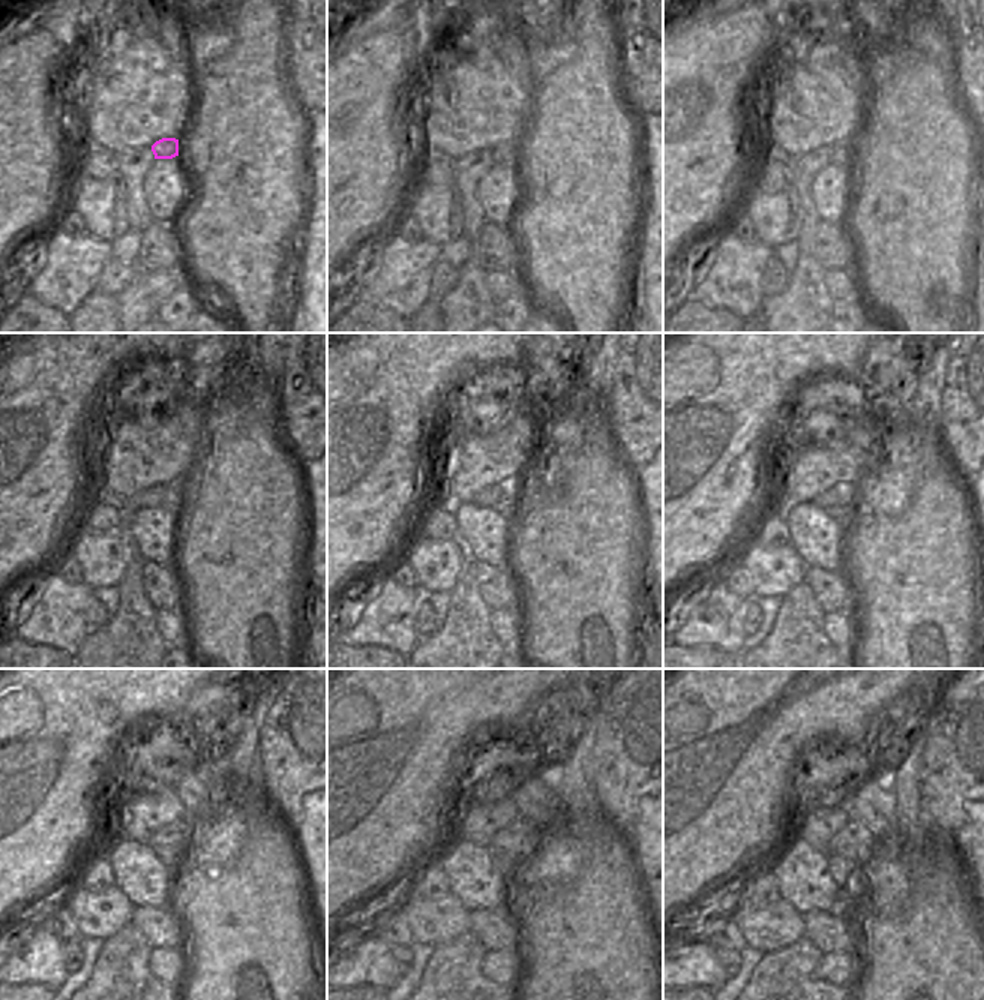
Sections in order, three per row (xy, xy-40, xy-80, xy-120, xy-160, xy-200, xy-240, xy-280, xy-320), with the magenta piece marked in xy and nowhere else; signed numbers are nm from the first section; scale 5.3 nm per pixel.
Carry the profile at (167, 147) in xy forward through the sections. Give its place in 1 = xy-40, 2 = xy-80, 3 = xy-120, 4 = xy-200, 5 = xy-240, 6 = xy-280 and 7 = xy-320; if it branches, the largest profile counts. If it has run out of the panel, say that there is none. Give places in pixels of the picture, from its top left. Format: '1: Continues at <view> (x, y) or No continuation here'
1: Continues at xy-40 (506, 153)
2: Continues at xy-80 (842, 153)
3: Continues at xy-120 (173, 498)
4: Continues at xy-200 (837, 513)
5: Continues at xy-240 (168, 855)
6: Continues at xy-280 (506, 864)
7: Continues at xy-320 (848, 874).

